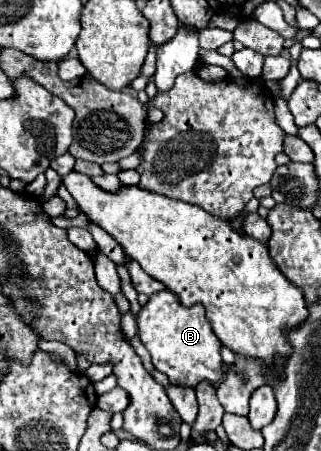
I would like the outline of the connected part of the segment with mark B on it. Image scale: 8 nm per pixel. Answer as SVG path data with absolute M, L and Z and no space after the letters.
M167 289L149 297L149 303L141 307L137 317L139 337L151 353L153 367L165 373L171 385L195 389L201 381L217 385L223 381L221 341L213 333L203 305L183 307L179 297Z

